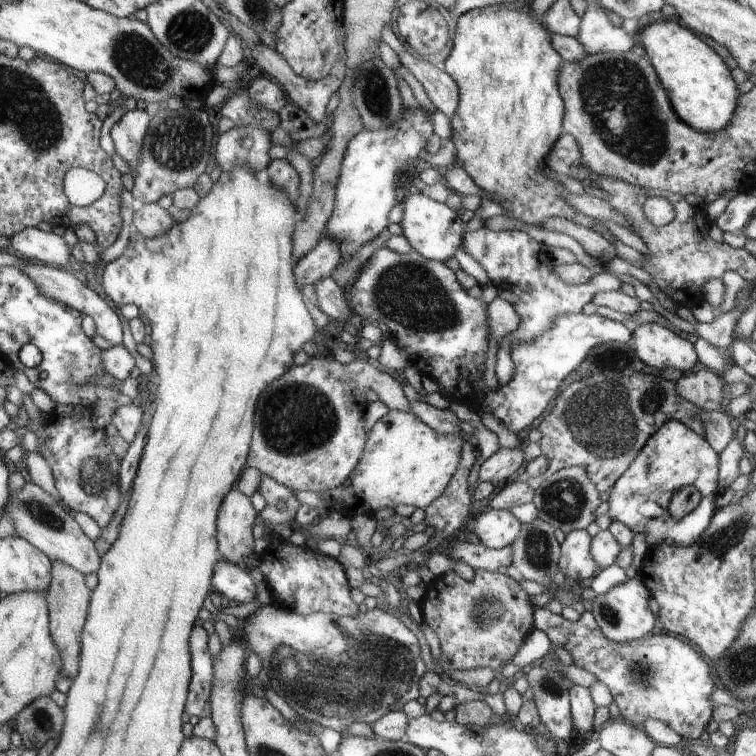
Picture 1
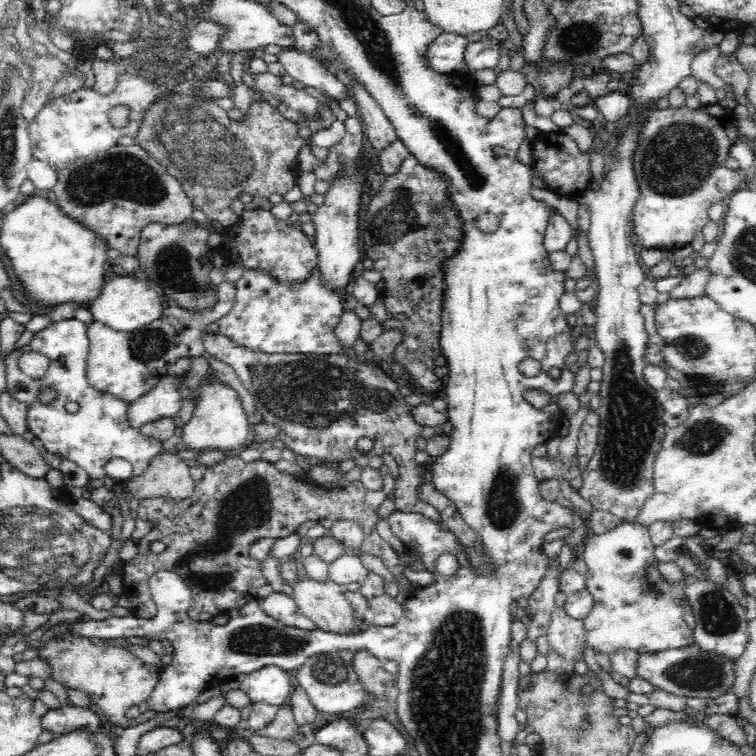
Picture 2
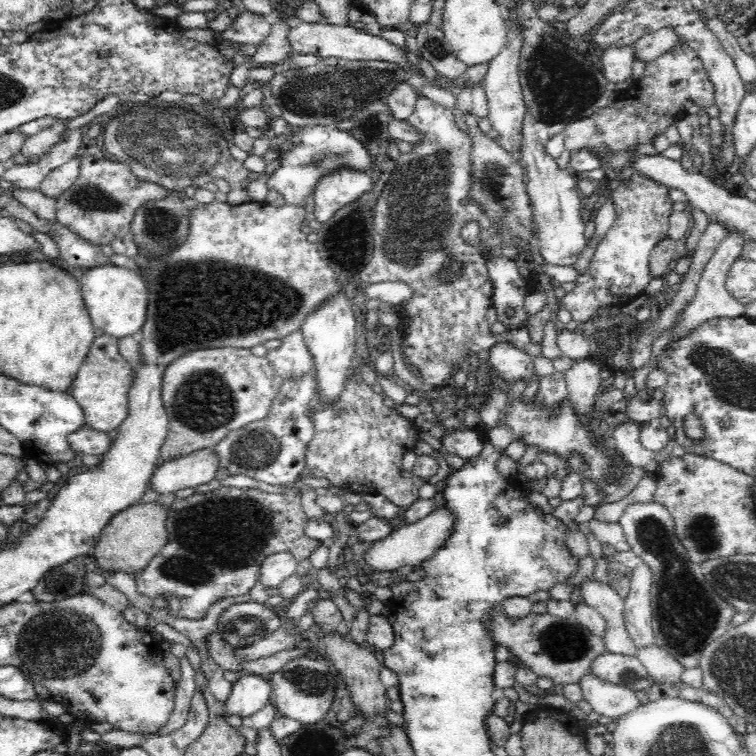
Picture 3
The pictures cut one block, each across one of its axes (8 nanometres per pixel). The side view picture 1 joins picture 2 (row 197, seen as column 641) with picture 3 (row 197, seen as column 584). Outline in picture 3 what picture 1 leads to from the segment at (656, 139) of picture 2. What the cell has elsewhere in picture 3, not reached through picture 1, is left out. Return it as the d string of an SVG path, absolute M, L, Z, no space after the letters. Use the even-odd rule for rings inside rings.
M634 173L624 183L612 189L616 210L615 223L600 239L592 264L580 278L575 288L559 294L561 308L571 312L572 320L586 322L596 318L596 312L606 306L624 306L632 298L644 294L650 279L650 252L658 242L668 238L669 217L677 205L668 196L669 188L650 178Z

